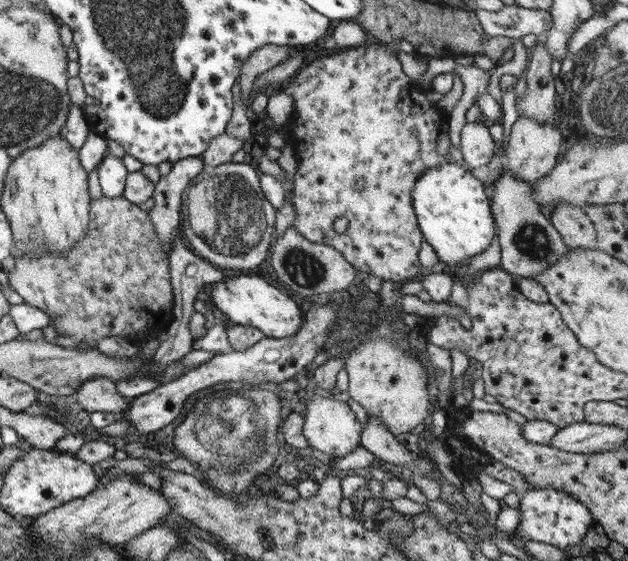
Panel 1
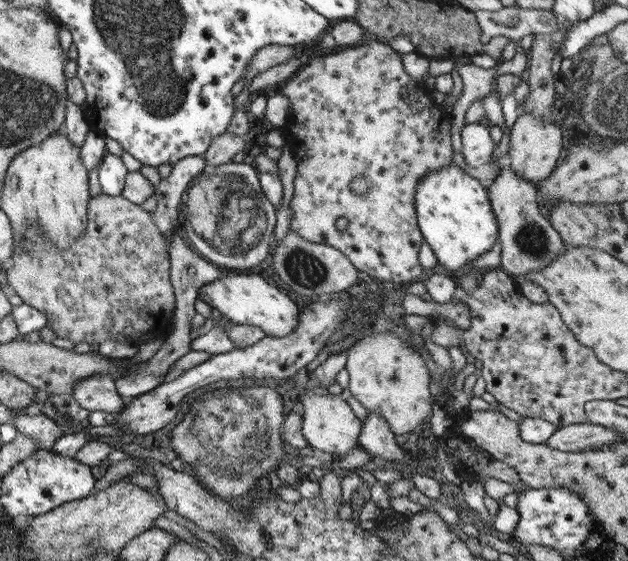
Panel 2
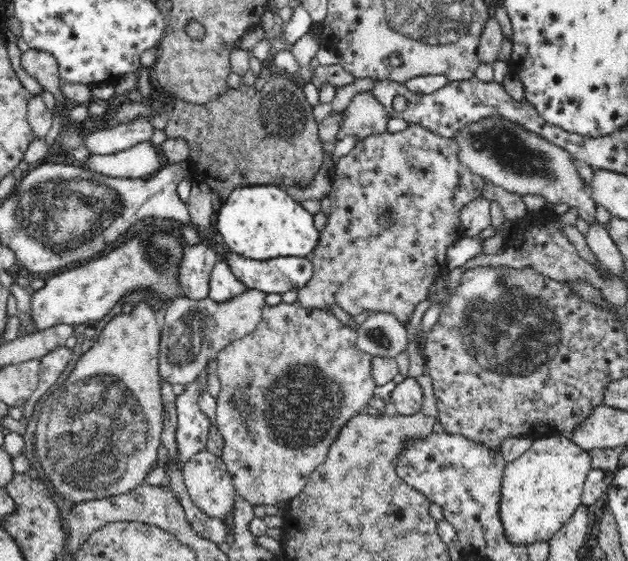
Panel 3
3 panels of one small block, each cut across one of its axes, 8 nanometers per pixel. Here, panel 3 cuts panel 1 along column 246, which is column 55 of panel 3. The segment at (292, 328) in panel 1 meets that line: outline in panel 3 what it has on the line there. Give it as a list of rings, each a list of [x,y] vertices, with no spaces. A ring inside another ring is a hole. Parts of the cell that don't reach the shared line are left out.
[[[143,229],[132,240],[103,257],[52,276],[44,288],[31,291],[30,319],[35,323],[35,332],[58,325],[81,325],[85,320],[103,319],[120,303],[122,296],[138,288],[158,294],[162,302],[176,299],[182,295],[178,281],[182,248],[178,235]]]

